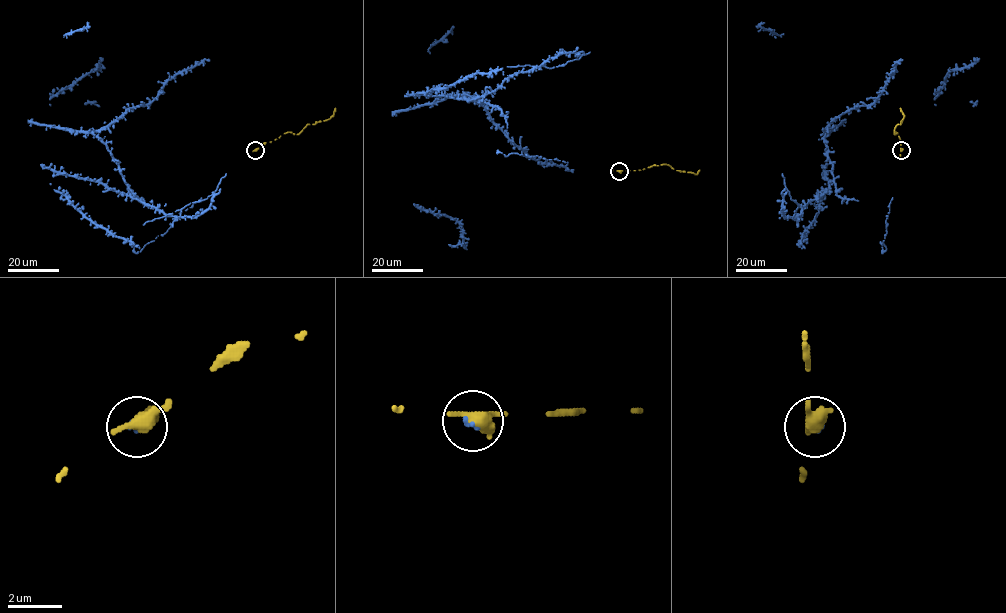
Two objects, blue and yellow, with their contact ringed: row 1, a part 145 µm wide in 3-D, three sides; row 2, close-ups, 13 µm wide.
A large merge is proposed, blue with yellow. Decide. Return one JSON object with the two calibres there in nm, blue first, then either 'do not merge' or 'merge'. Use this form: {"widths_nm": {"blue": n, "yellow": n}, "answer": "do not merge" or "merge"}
{"widths_nm": {"blue": 150, "yellow": 550}, "answer": "merge"}

